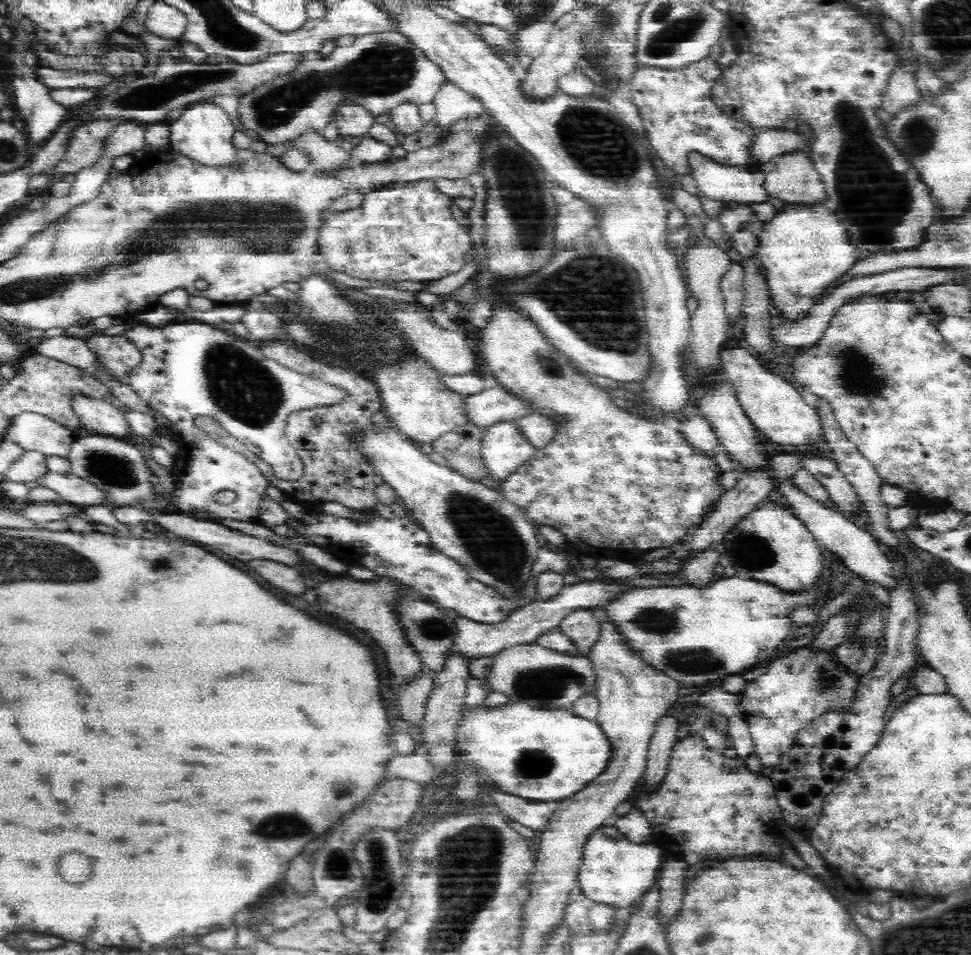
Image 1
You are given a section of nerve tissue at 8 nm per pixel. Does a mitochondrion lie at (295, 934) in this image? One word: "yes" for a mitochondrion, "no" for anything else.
no

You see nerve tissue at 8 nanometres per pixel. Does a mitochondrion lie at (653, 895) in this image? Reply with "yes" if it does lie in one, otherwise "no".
no

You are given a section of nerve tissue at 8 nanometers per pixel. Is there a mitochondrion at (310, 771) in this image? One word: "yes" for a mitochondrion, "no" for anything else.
no

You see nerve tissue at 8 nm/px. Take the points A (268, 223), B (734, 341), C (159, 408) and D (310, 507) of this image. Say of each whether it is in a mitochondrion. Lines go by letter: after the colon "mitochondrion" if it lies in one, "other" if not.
A: mitochondrion
B: other
C: other
D: other

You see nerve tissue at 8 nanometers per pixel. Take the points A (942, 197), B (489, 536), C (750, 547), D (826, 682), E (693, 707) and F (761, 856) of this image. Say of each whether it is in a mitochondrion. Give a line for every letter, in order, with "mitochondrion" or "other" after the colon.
A: other
B: mitochondrion
C: mitochondrion
D: mitochondrion
E: other
F: other

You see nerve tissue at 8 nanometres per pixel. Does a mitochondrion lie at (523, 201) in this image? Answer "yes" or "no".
yes

